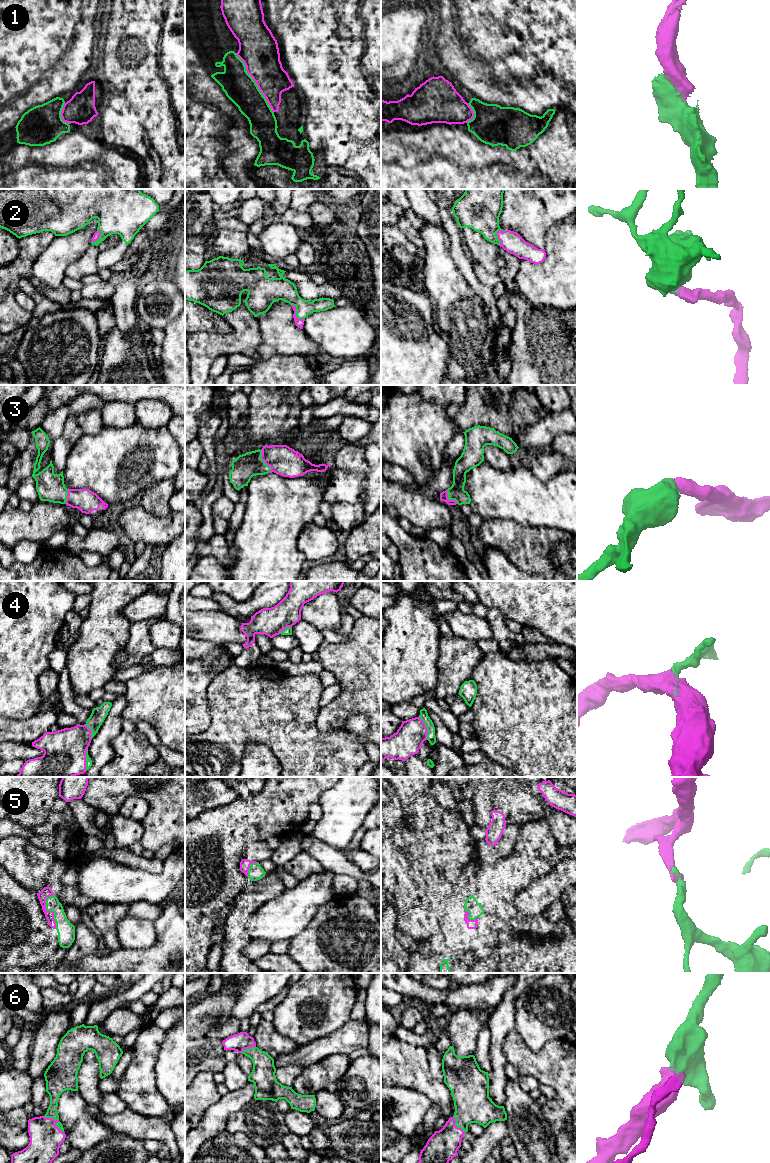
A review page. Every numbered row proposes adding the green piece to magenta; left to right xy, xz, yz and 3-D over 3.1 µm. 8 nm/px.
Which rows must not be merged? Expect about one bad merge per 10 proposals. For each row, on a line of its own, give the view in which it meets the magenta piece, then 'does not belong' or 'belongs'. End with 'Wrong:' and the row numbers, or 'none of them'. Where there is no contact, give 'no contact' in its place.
1: meets magenta in xz; belongs
2: meets magenta in xz; belongs
3: meets magenta in xz; belongs
4: meets magenta in yz; belongs
5: meets magenta in xy; belongs
6: meets magenta in xy; belongs
Wrong: none of them

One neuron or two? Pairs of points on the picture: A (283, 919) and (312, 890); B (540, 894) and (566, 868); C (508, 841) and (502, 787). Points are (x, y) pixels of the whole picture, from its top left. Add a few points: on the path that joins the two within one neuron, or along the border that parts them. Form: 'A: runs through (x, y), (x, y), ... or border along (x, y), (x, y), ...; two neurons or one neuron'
A: runs through (290, 912), (305, 897); one neuron
B: runs through (546, 888), (560, 874); one neuron
C: border along (506, 824), (512, 824), (518, 828); two neurons

